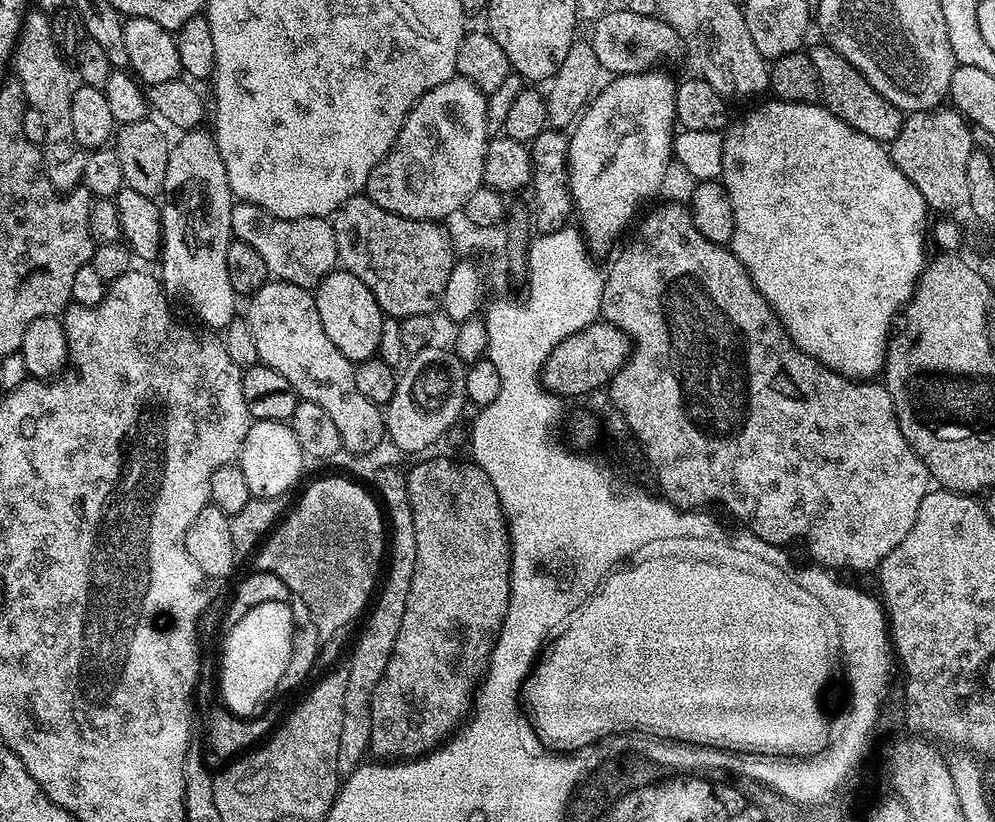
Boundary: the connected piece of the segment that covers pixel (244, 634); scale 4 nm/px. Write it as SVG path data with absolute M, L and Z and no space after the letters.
M262 602L262 606L242 614L227 630L218 671L220 699L236 716L254 716L261 711L263 700L279 689L286 662L290 662L290 650L294 647L291 603Z

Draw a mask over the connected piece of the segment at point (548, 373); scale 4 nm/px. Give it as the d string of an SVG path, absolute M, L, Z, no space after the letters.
M607 322L588 324L582 332L576 332L554 346L544 363L542 383L548 391L561 398L584 396L587 392L596 392L603 384L605 387L611 382L631 354L632 342L621 328Z

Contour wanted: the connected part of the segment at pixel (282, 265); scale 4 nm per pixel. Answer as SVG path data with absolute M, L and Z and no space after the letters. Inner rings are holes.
M233 203L230 226L235 239L246 242L266 262L275 279L285 280L309 290L315 289L320 279L337 267L336 239L331 223L325 217L278 218L253 204Z

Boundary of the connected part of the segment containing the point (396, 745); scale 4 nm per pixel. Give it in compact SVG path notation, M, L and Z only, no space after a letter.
M440 456L437 460L424 460L406 472L410 510L414 510L416 557L414 574L410 578L410 592L406 594L406 614L402 614L402 626L396 635L394 650L384 667L384 672L380 675L376 691L372 694L372 729L369 745L371 755L373 752L376 755L373 757L376 758L415 758L425 755L432 749L440 747L465 723L466 717L474 707L474 689L481 683L492 655L492 648L496 644L496 639L500 637L500 627L504 625L510 598L508 577L512 575L512 546L508 538L508 522L490 478L486 478L486 474L475 462L465 460L451 460L448 456Z

